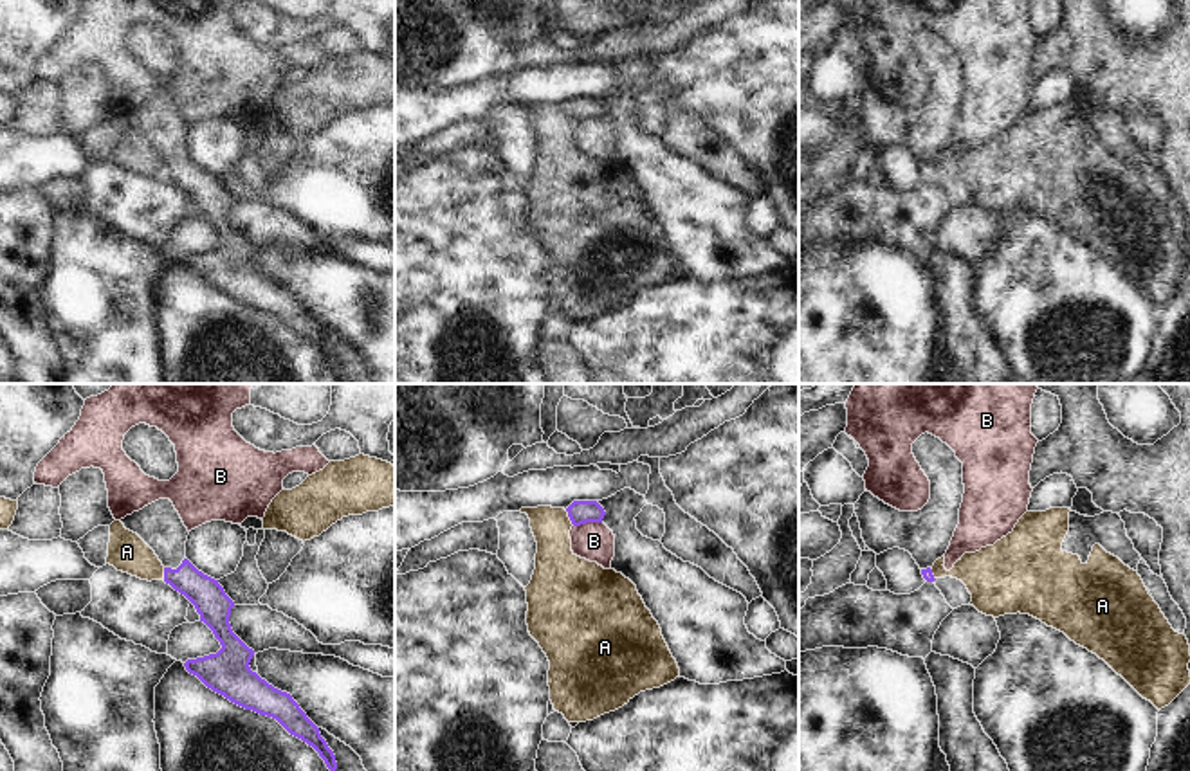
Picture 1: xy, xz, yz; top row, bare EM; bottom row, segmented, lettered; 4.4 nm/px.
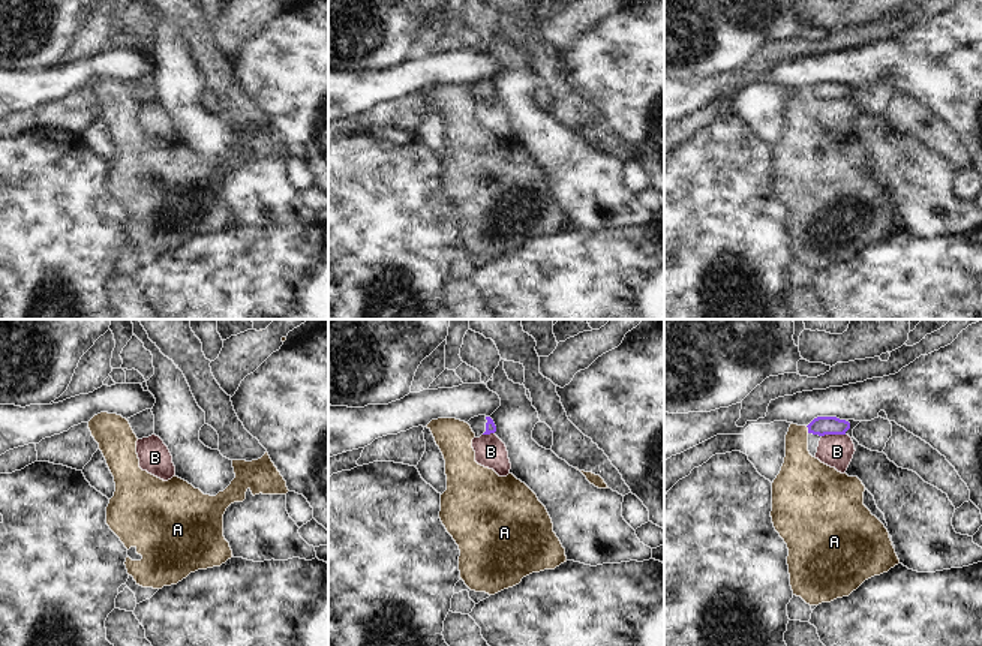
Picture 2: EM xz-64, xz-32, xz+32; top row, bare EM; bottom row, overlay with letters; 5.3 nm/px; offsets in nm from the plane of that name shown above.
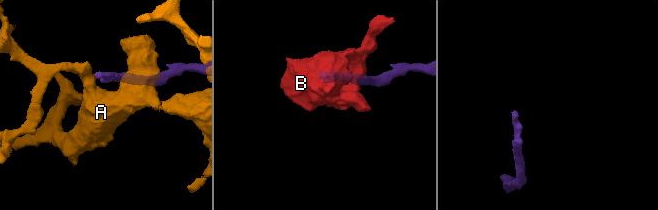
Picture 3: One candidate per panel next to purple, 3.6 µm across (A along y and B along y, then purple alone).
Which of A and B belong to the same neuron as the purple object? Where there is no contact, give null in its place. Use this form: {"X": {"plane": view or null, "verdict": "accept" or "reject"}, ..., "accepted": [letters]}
{"A": {"plane": "xz", "verdict": "reject"}, "B": {"plane": "xz", "verdict": "reject"}, "accepted": []}

